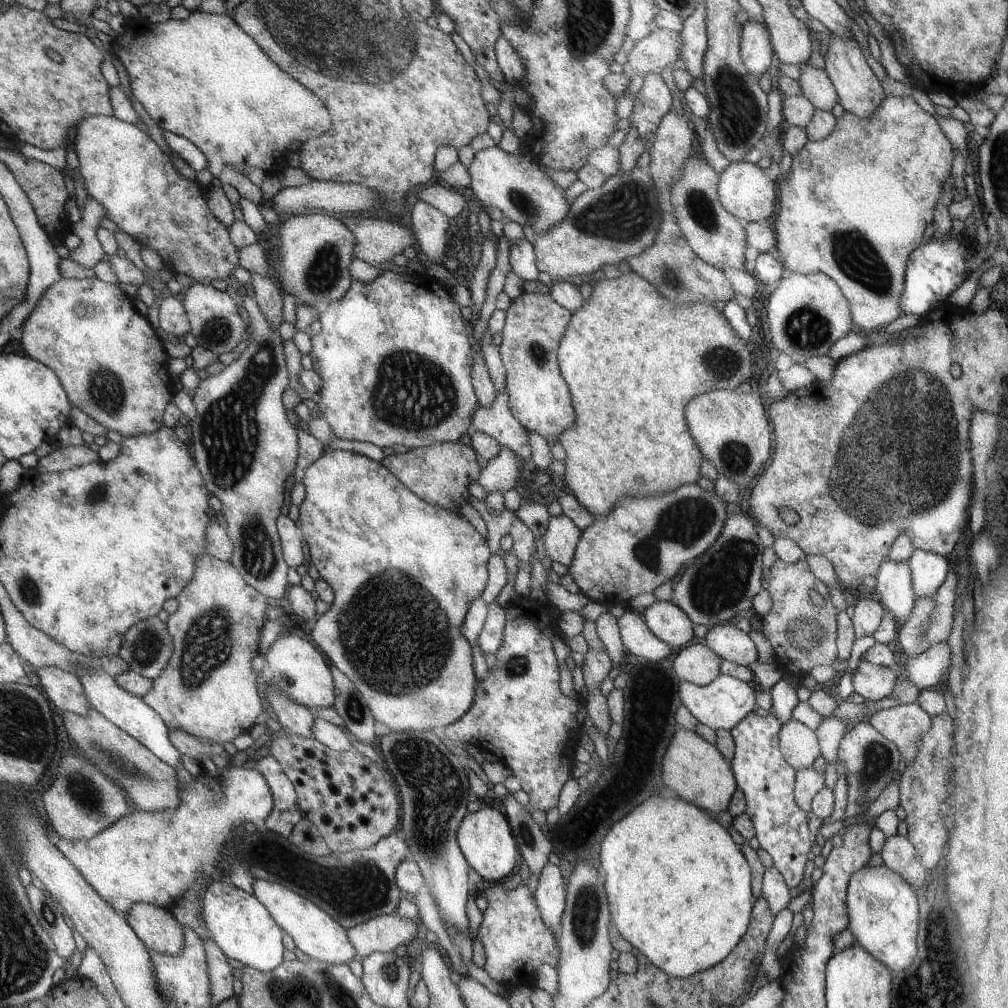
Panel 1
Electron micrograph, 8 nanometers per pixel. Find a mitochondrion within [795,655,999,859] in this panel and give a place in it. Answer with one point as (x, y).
(876, 764)

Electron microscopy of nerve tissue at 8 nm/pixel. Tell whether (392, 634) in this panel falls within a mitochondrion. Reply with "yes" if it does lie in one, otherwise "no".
yes

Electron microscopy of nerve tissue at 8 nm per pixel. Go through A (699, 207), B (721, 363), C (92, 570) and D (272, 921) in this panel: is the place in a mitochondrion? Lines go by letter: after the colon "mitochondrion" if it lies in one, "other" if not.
A: mitochondrion
B: mitochondrion
C: other
D: other

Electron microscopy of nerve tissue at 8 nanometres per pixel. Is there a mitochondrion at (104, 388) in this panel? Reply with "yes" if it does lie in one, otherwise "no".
yes

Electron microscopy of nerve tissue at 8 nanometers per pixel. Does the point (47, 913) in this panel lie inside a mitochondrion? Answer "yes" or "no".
yes

